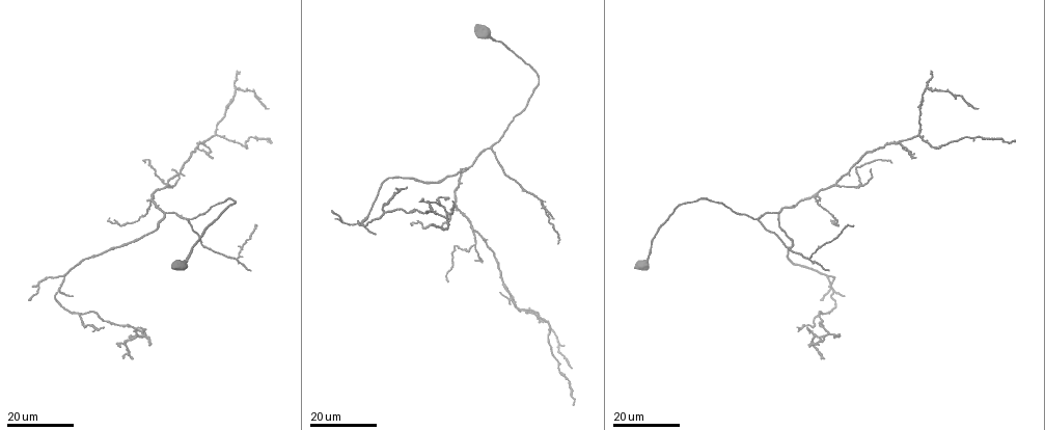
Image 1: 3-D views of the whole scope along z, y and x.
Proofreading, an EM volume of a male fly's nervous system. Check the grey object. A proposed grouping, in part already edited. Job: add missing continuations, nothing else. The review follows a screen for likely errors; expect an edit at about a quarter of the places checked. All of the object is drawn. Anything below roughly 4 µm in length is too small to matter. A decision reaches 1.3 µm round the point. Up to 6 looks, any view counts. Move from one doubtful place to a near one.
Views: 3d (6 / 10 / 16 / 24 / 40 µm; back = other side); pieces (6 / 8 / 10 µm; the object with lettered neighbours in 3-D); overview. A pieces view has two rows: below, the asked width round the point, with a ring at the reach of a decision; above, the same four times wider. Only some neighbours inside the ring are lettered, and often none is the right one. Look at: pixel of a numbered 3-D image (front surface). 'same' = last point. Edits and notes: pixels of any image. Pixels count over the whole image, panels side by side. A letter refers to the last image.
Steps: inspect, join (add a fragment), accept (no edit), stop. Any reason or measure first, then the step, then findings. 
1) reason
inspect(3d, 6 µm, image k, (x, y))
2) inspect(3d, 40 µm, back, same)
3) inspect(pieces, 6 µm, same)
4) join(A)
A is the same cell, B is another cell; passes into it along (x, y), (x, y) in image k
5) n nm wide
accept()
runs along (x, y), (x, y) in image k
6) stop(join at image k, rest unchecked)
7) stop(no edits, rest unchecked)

free end
inspect(3d, 16 µm, image 1, (31, 287))

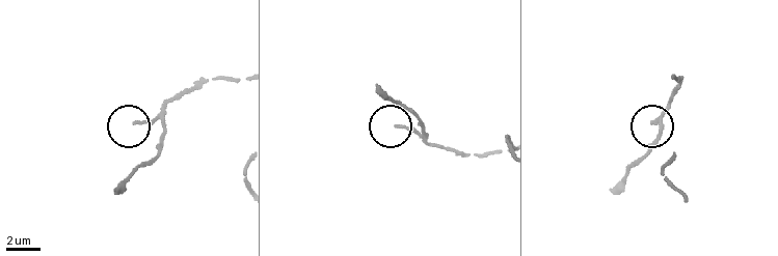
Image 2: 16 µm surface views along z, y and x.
what lies round it
inspect(pieces, 10 µm, image 2, (397, 125))

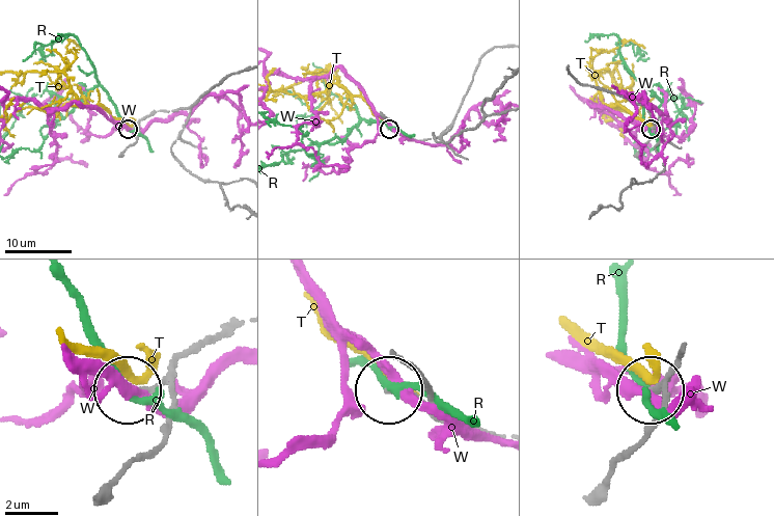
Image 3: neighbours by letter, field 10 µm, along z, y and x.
accept()
R, T and W are other cells; no lettered fragment goes on from it

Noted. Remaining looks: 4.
long arm stops here
inspect(3d, 16 µm, image 1, (330, 211))

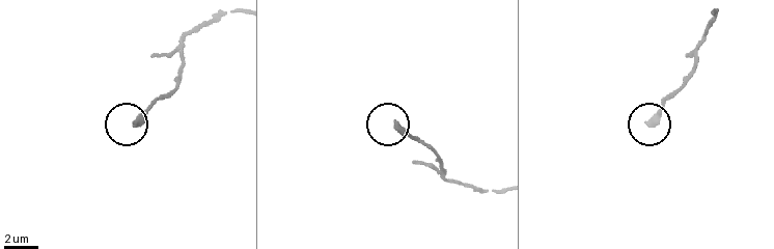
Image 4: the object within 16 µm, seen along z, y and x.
what lies round it
inspect(pieces, 8 µm, image 4, (135, 123))

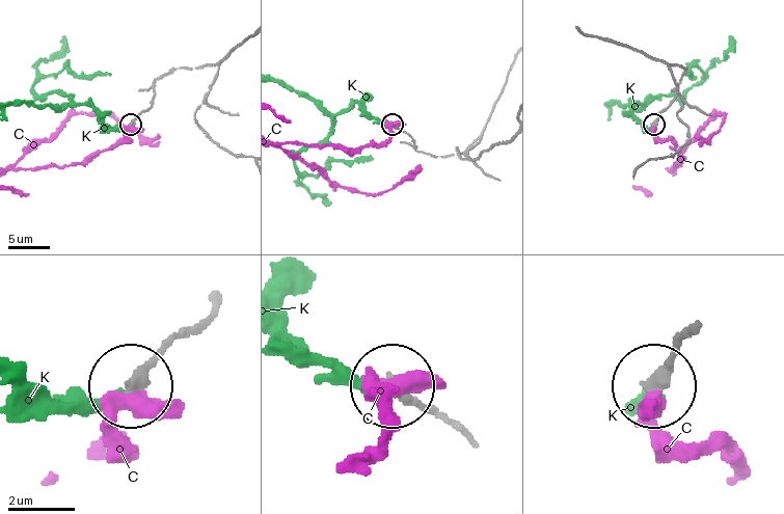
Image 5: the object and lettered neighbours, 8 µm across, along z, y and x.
accept()
C and K are other cells; runs along (694, 327), (652, 386) in image 5; no lettered fragment goes on from it

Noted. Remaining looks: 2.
tapers out
inspect(3d, 24 µm, image 1, (375, 234))

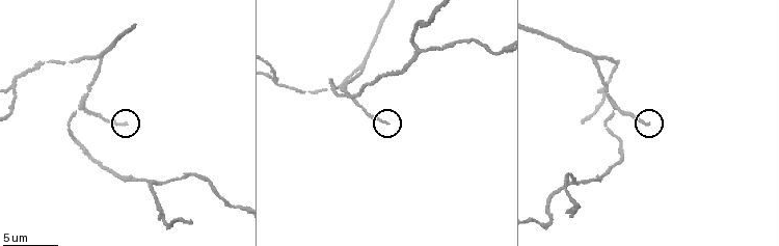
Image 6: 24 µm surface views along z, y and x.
inspect(pieces, 8 µm, image 6, (388, 123))

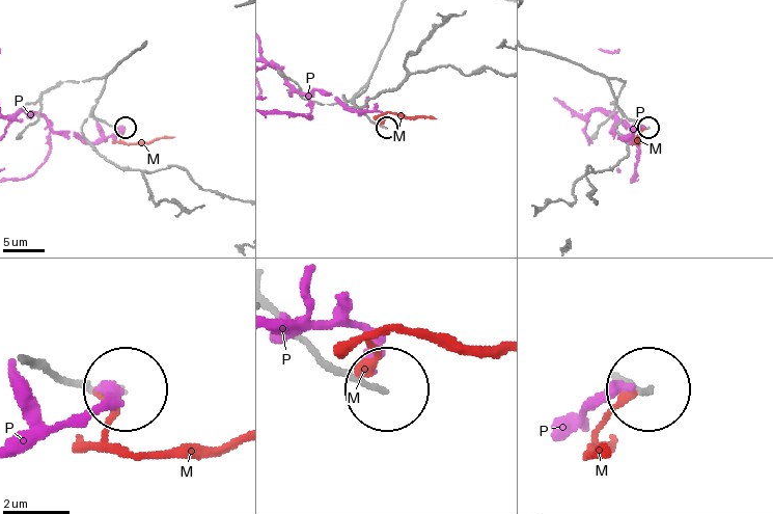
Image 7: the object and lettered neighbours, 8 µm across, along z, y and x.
accept()
M and P are other cells; runs along (393, 30), (367, 86), (355, 100), (369, 119), (386, 127) in image 7; none of them fits

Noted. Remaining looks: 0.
stop(no edits, rest unchecked)

